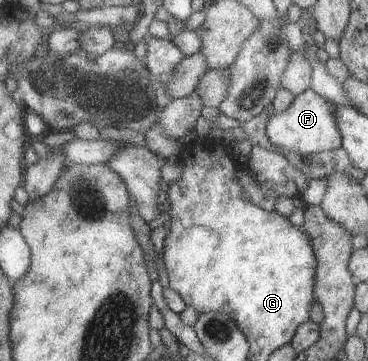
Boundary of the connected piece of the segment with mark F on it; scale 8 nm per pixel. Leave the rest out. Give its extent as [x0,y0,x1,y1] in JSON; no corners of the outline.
[264,88,341,154]

